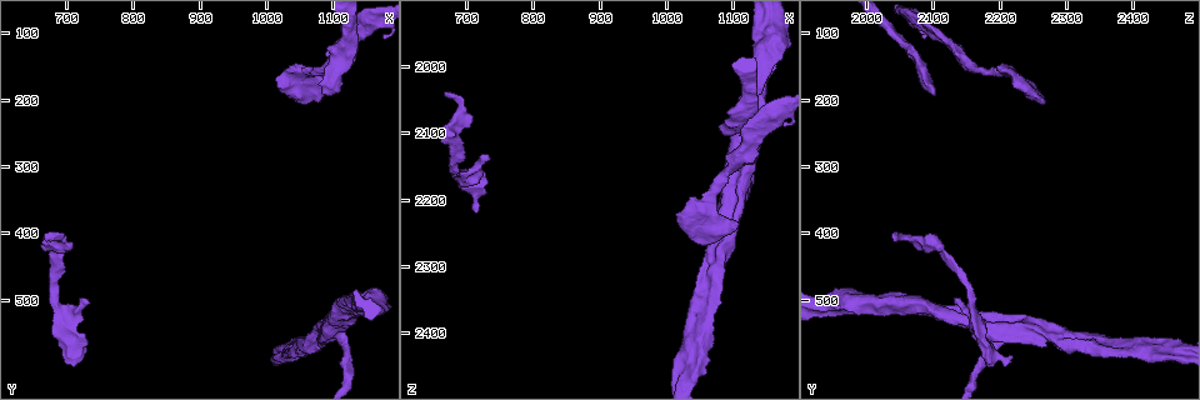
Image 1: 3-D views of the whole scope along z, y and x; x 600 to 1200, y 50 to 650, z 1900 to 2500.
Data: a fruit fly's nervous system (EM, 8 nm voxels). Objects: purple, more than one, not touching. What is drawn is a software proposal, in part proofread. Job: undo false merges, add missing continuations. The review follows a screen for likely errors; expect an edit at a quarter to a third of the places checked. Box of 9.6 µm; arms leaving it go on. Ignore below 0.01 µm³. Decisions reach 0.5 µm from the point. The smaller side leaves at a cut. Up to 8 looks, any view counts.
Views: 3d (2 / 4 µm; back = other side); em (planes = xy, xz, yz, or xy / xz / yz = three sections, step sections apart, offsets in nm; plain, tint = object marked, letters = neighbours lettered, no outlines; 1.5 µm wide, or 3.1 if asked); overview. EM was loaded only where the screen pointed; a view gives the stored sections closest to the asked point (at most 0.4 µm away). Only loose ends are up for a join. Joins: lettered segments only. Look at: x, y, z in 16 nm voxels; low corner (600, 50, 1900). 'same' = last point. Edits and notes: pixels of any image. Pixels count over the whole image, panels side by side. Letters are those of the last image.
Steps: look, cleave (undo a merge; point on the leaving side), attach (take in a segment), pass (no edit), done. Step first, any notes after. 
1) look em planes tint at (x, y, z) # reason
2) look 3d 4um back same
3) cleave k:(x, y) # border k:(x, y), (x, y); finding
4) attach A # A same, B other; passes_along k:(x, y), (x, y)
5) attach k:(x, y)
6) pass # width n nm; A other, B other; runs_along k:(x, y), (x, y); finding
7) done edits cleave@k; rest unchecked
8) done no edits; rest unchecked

look 3d 2um at (1080, 565, 2355) # thick end

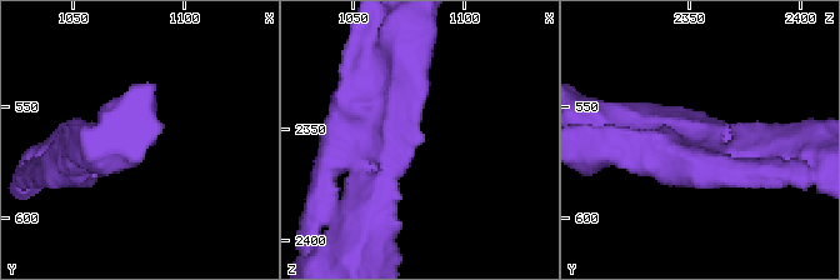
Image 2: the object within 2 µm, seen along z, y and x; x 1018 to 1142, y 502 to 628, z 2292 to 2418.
look em 3.1um planes plain at (1079, 561, 2357) # shape alone is not enough

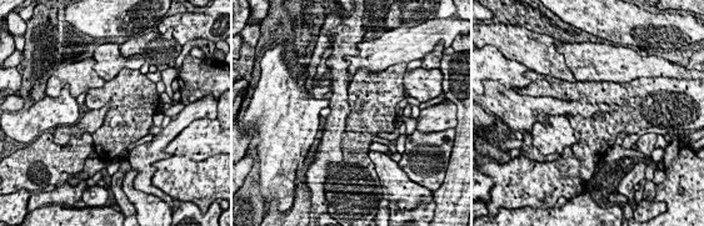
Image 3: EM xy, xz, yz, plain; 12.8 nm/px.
look em 3.1um planes letters same # see the neighbours

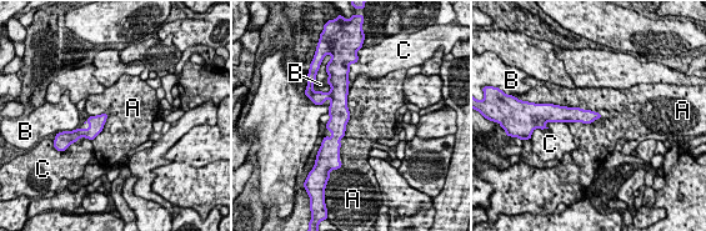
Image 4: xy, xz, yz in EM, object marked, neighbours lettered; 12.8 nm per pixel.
pass # A other, B other, C other; border 4:(552, 103), (590, 109), (602, 116); no lettered segment goes on from it

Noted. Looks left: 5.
look 3d 2um at (1085, 190, 2100) # branch stops here

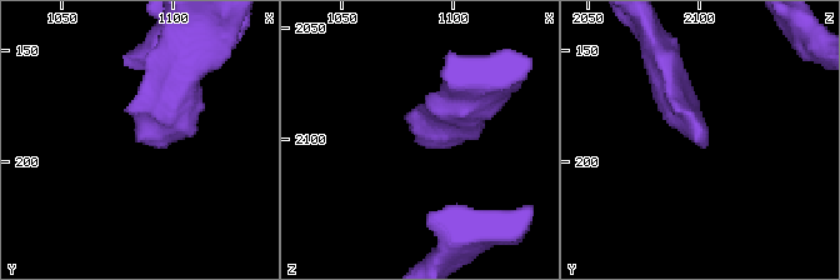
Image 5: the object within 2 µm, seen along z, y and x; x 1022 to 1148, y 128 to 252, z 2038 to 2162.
look em xz step 8 plain at (1084, 189, 2096) # need the tissue

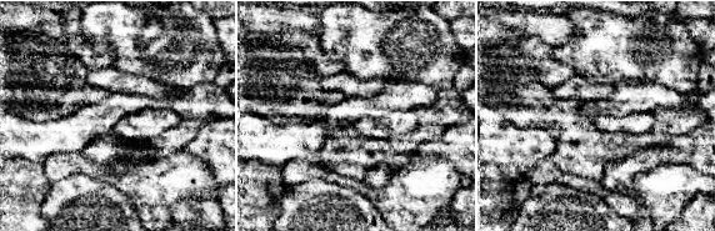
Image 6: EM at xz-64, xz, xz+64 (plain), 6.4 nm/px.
look em xz step 8 letters same # what lies round it

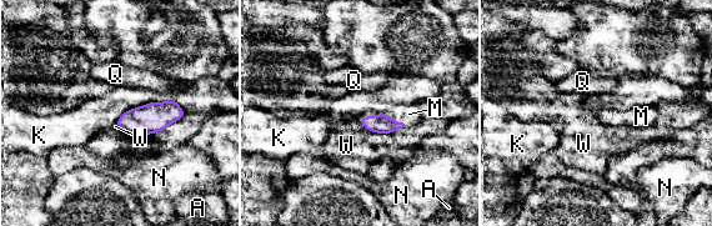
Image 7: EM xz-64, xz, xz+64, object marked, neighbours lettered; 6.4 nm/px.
attach M # A other, K other, M same, N other, Q other, W other; passes_along 7:(382, 124), (396, 121), (409, 114); it goes on there

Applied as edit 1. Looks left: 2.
done edits attach@7; rest unchecked

